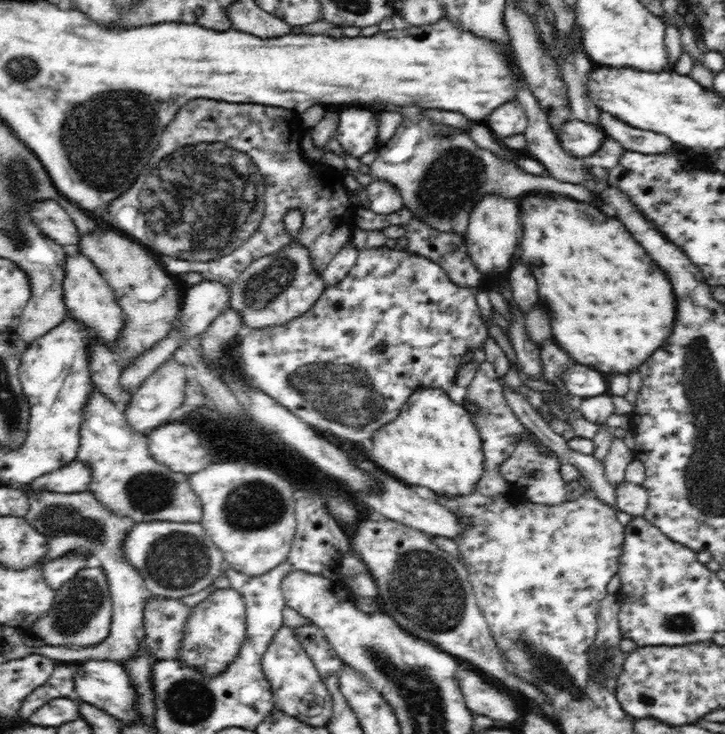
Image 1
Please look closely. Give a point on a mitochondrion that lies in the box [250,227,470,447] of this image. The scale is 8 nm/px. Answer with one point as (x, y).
(343, 393)

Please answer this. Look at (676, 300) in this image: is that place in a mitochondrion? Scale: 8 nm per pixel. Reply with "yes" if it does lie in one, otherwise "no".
no

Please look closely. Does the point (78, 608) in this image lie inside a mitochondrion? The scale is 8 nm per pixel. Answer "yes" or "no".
yes

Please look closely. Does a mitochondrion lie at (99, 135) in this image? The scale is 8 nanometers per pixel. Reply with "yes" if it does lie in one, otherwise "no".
yes

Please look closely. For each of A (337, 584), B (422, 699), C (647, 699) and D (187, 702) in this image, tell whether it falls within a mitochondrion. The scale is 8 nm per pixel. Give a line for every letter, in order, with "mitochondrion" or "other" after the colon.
A: other
B: mitochondrion
C: mitochondrion
D: mitochondrion

